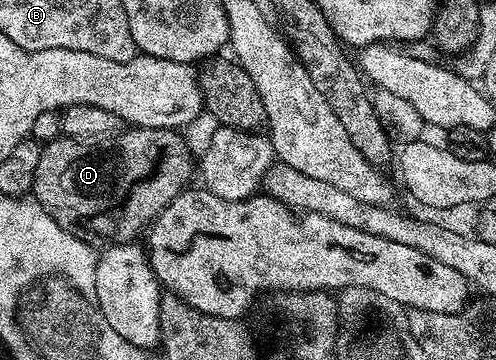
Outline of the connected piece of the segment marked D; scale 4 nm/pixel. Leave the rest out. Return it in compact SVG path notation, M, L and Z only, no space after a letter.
M144 126L127 128L114 135L112 142L115 142L112 146L103 146L107 144L92 144L90 141L78 142L75 138L66 136L54 138L52 142L46 143L42 147L37 172L33 176L31 186L35 201L41 204L41 208L45 208L45 212L49 217L57 220L57 224L61 224L61 228L65 228L65 232L69 232L73 236L92 244L98 243L98 238L108 238L106 241L111 244L138 239L138 234L141 233L140 235L142 235L150 227L151 223L159 217L160 212L190 183L187 181L191 178L191 170L193 174L193 155L191 149L187 146L186 137L179 130L158 130L157 128L145 128Z

